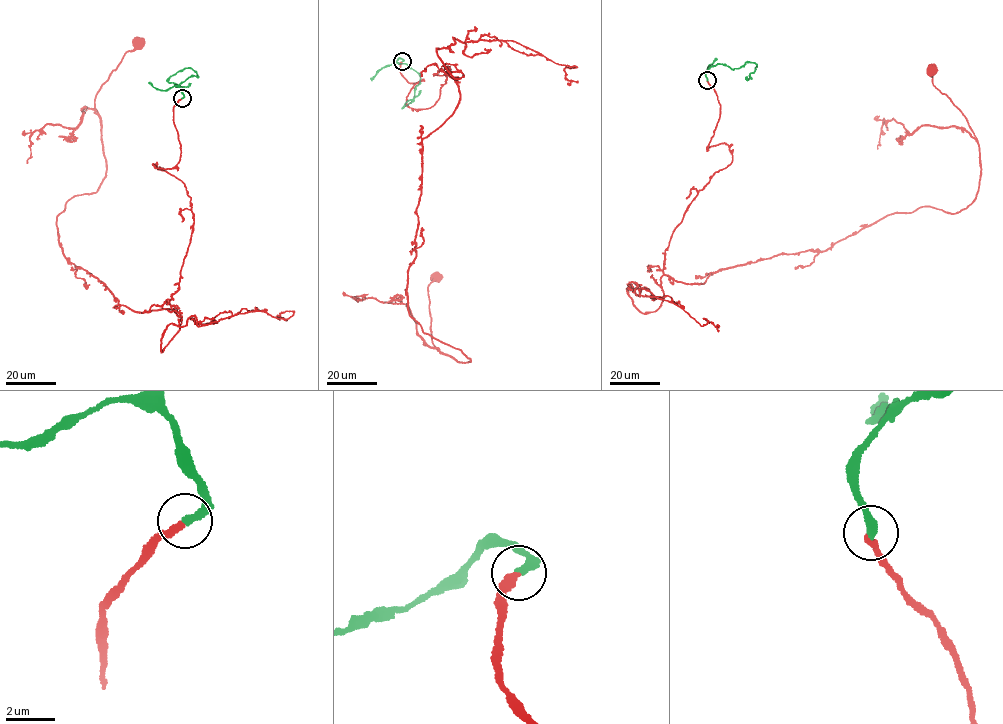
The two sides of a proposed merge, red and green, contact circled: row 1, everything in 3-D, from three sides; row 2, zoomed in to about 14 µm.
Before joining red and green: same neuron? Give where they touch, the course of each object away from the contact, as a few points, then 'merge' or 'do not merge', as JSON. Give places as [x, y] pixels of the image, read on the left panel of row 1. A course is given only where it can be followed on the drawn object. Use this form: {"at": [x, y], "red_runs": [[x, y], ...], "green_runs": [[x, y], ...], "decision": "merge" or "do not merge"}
{"at": [182, 98], "red_runs": [[181, 98], [152, 165], [190, 243], [175, 308], [133, 311], [55, 224], [136, 43]], "green_runs": [[181, 98], [180, 83], [197, 76], [196, 71], [185, 67], [172, 75], [170, 83], [186, 87], [191, 83]], "decision": "merge"}

